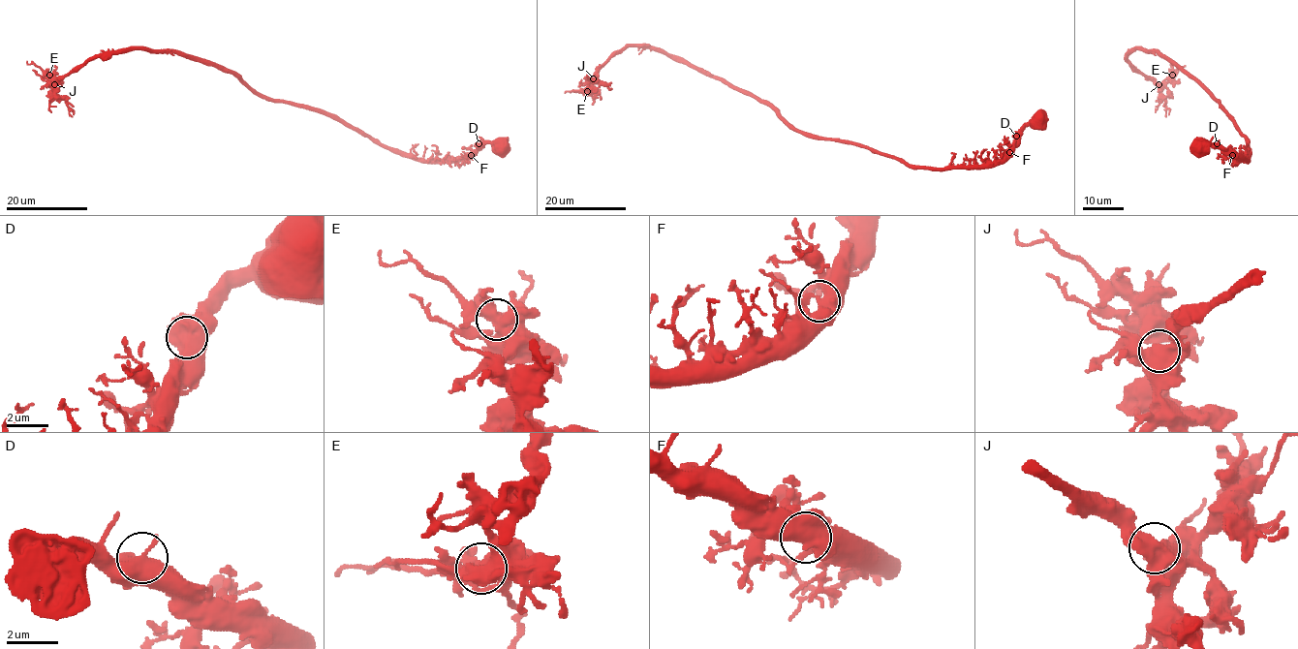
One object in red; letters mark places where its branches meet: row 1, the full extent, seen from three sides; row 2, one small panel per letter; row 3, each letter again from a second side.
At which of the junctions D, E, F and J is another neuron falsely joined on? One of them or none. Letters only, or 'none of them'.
F

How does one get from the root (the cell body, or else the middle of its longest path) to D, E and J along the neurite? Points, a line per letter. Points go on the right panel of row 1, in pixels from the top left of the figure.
D: (1201, 144), (1217, 143)
E: (1201, 144), (1248, 157), (1248, 141), (1190, 75), (1158, 52), (1134, 49), (1127, 56), (1158, 83), (1172, 75)
J: (1201, 144), (1248, 157), (1248, 141), (1190, 75), (1158, 52), (1134, 49), (1127, 56), (1158, 84)

